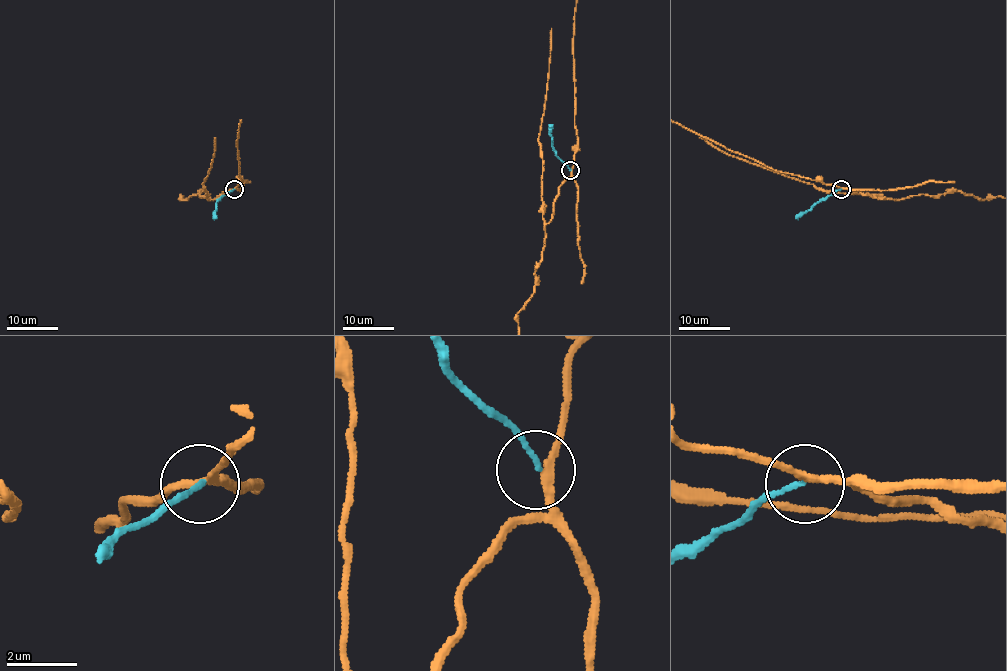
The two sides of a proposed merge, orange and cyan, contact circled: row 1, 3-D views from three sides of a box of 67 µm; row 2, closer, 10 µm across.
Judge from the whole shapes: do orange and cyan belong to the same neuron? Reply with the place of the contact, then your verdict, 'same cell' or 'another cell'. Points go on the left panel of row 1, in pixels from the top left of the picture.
(234, 189) | same cell

